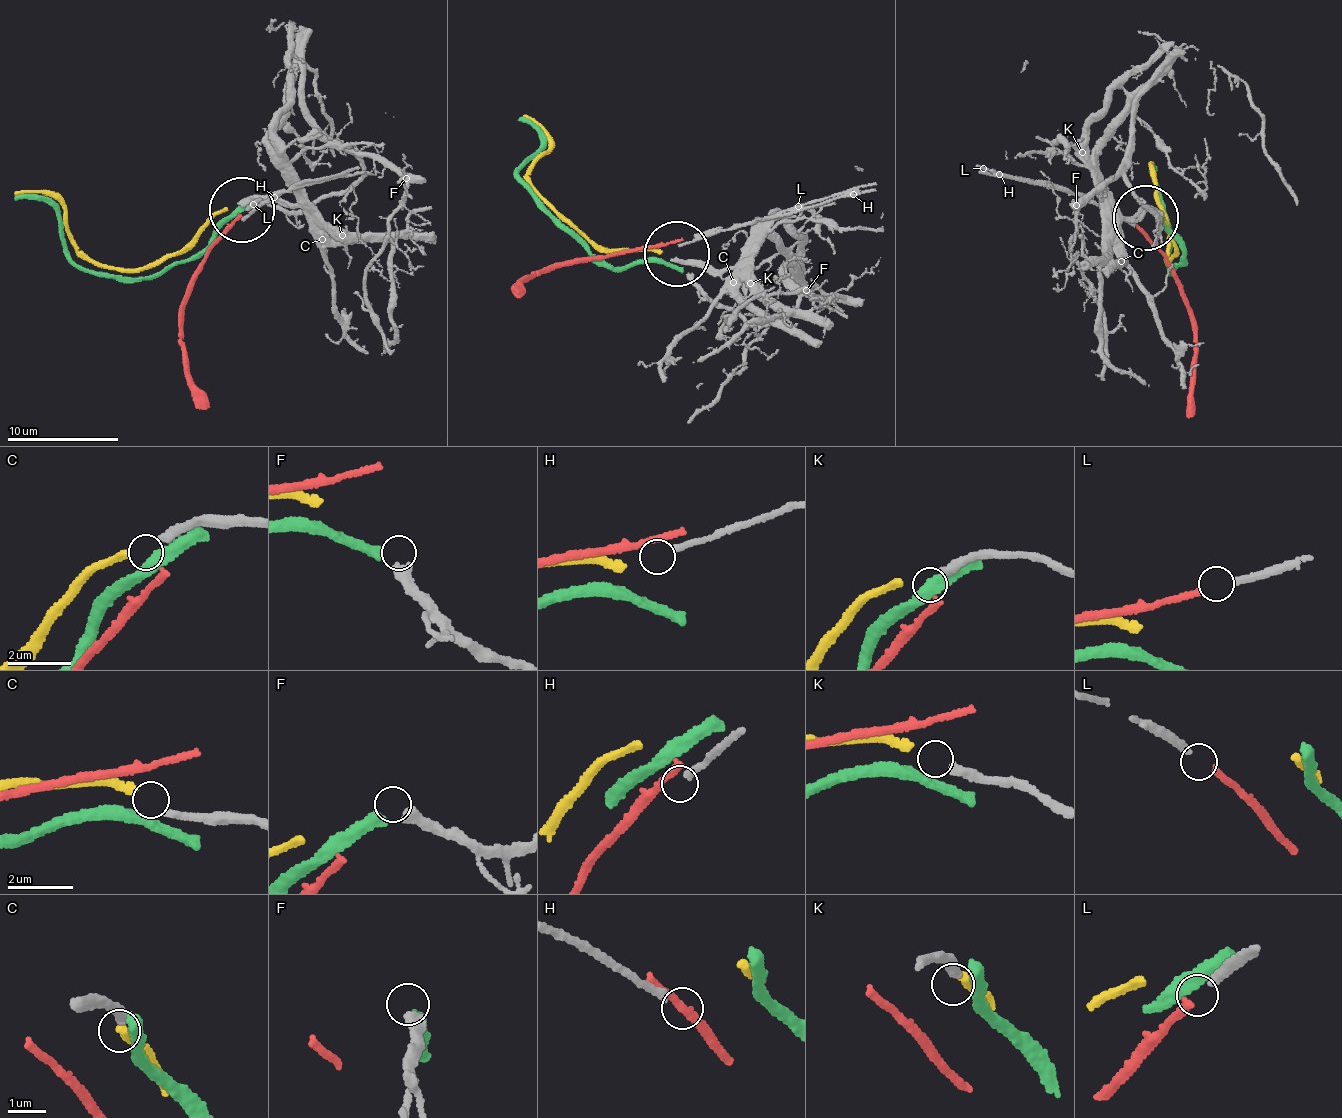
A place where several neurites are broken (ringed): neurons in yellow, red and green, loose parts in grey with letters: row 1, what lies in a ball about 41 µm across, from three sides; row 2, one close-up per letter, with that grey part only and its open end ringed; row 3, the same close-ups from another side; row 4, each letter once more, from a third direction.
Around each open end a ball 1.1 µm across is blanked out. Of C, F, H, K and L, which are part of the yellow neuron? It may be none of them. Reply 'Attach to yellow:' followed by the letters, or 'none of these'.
Attach to yellow: C

